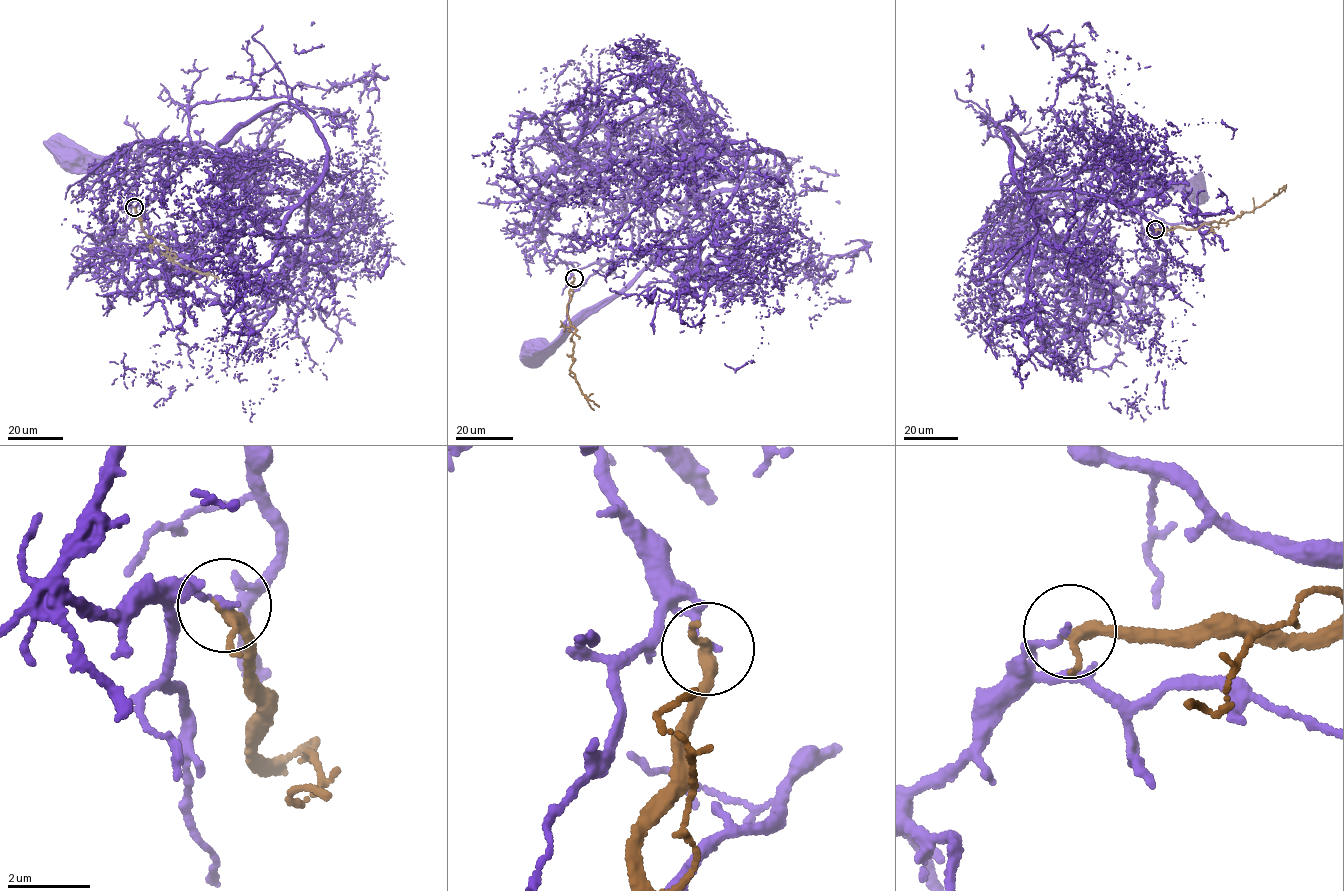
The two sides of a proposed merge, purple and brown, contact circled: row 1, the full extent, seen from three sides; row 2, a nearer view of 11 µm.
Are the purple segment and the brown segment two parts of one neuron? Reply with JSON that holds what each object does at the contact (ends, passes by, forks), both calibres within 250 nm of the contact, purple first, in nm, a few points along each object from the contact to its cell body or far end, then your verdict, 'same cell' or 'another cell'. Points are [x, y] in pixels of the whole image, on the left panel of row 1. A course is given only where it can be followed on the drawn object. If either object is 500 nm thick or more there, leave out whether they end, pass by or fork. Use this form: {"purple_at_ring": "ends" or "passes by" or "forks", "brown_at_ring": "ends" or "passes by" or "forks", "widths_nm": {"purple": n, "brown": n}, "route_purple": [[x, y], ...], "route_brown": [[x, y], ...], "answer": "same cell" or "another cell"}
{"purple_at_ring": "ends", "brown_at_ring": "passes by", "widths_nm": {"purple": 140, "brown": 220}, "route_purple": [[134, 208], [124, 205], [140, 147], [182, 141], [254, 165], [238, 165], [203, 143], [120, 157], [70, 153]], "route_brown": [[134, 208], [144, 232], [165, 247], [173, 262], [219, 279]], "answer": "another cell"}

